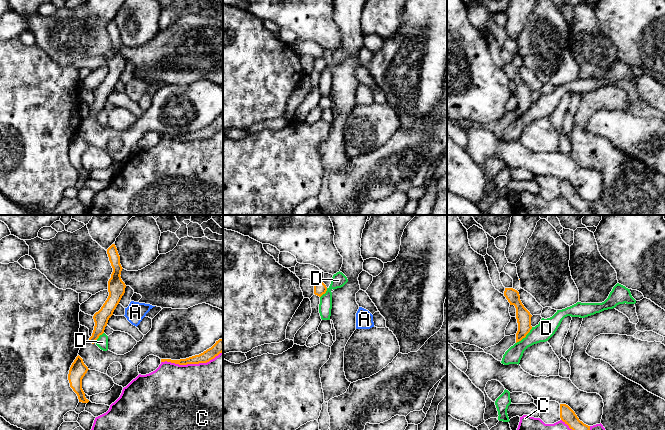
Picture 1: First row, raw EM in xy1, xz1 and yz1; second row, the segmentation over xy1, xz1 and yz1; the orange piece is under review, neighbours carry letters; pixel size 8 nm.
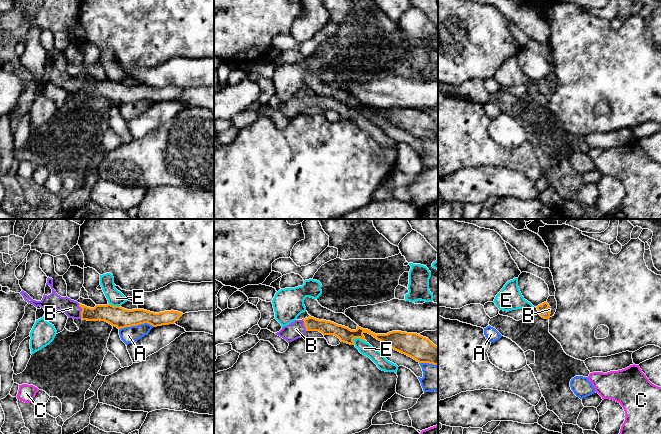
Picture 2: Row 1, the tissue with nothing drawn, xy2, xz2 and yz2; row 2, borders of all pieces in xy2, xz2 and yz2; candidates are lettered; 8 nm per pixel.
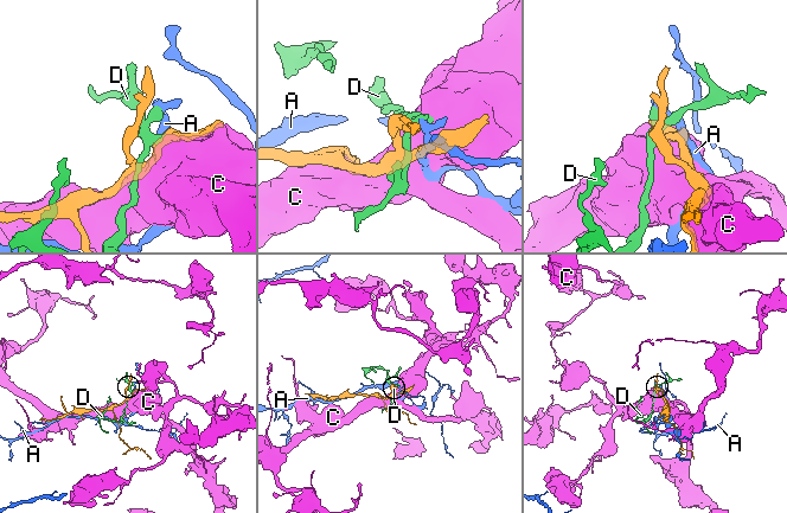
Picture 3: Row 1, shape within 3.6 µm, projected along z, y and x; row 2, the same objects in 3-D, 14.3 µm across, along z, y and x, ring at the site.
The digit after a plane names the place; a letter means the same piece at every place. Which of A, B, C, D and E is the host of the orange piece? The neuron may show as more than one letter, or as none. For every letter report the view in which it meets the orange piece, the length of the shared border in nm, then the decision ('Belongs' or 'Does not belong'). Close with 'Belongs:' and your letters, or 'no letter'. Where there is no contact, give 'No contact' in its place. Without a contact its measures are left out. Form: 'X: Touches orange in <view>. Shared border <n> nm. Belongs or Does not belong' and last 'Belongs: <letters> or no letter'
A: Touches orange in xy2. Shared border 280 nm. Does not belong
B: Touches orange in xy2. Shared border 130 nm. Belongs
C: Touches orange in xy1. Shared border 500 nm. Does not belong
D: Touches orange in yz1. Shared border 190 nm. Does not belong
E: Touches orange in xz2. Shared border 120 nm. Does not belong
Belongs: B

